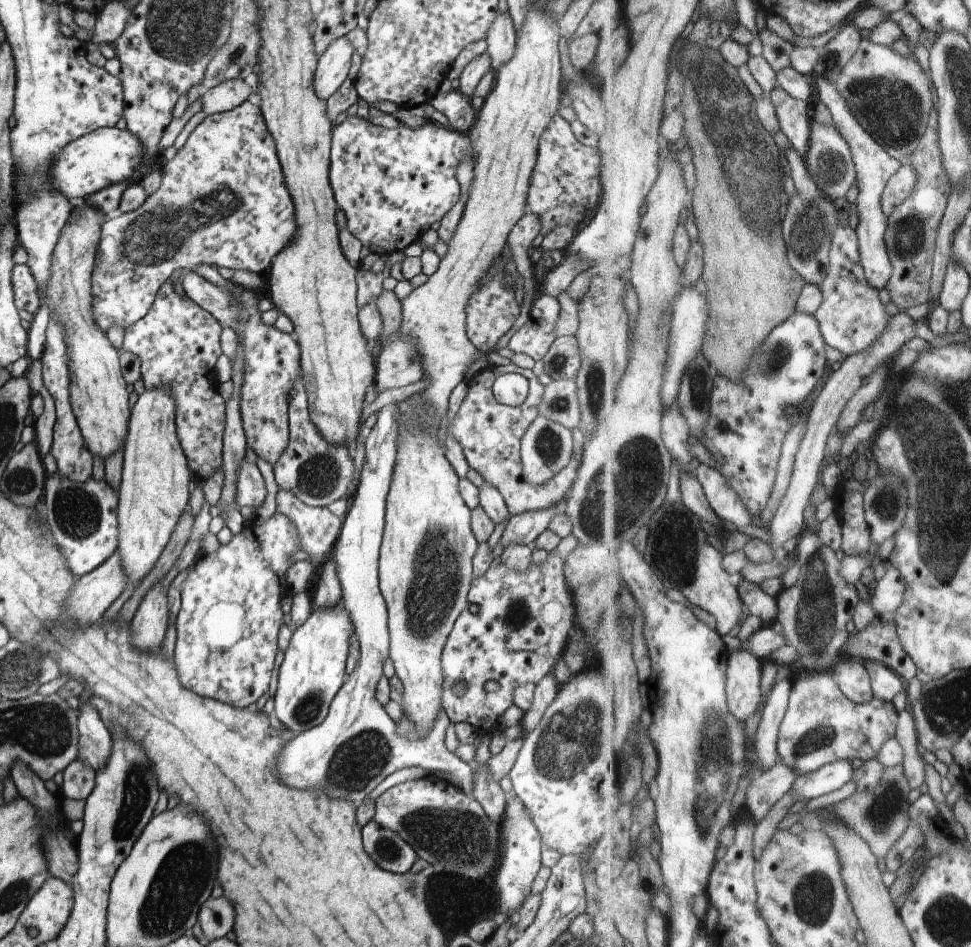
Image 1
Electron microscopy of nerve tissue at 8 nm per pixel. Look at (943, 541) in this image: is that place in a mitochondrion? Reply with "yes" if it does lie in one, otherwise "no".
yes

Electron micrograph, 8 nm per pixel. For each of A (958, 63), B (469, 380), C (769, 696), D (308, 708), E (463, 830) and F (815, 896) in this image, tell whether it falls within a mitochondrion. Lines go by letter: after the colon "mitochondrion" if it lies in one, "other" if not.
A: mitochondrion
B: other
C: other
D: mitochondrion
E: mitochondrion
F: mitochondrion

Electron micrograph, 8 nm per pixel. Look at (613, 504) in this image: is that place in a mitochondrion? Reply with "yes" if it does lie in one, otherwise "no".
yes

